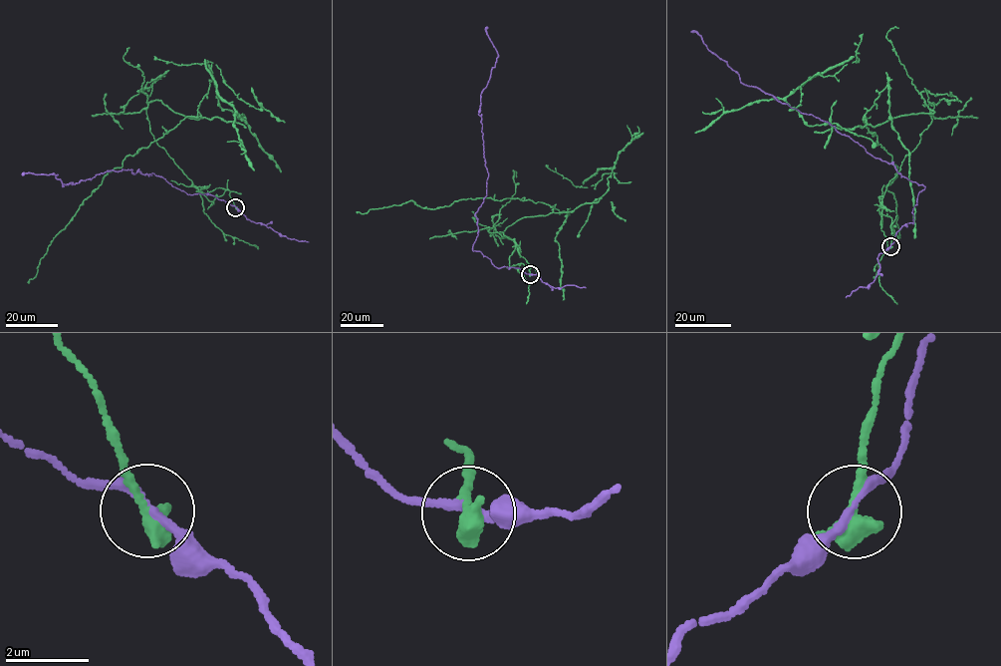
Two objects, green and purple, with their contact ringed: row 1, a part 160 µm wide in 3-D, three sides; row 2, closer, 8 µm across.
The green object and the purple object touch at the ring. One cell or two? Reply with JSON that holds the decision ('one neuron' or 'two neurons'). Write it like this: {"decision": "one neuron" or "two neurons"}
{"decision": "two neurons"}

